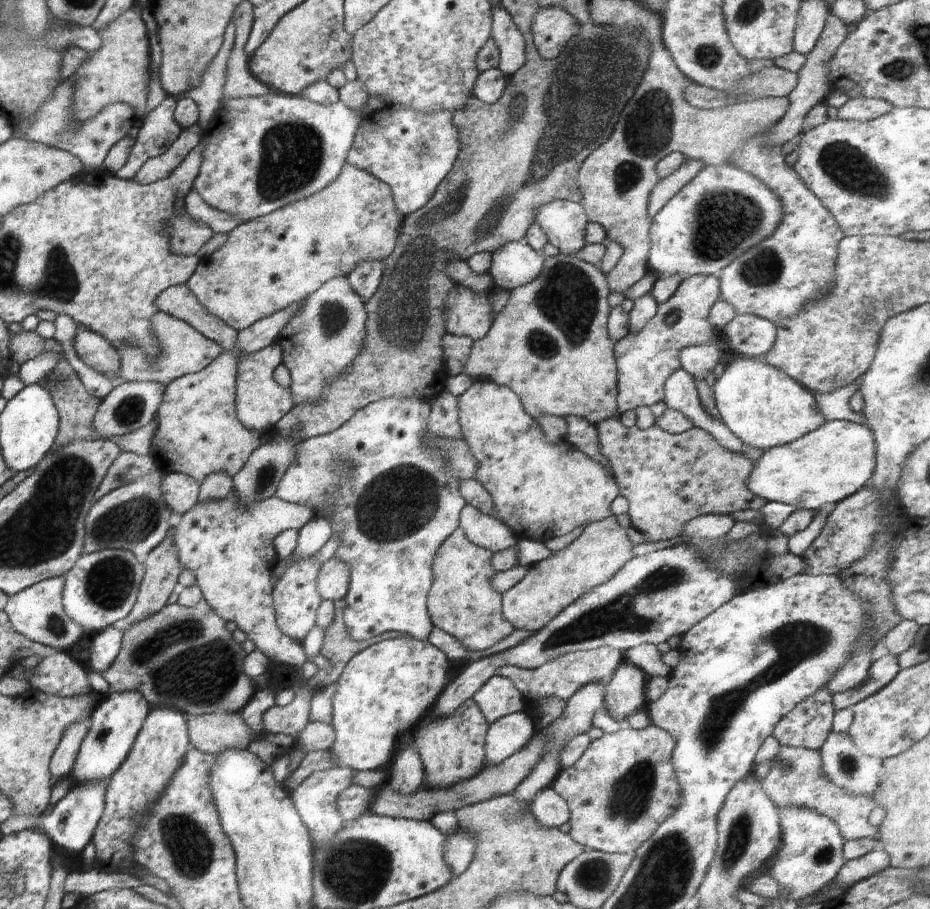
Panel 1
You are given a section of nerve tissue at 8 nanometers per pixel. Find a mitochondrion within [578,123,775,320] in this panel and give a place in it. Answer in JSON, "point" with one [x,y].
{"point":[725,218]}

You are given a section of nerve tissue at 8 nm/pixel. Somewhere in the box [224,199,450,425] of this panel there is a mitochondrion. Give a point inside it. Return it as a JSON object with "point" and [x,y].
{"point":[335,316]}

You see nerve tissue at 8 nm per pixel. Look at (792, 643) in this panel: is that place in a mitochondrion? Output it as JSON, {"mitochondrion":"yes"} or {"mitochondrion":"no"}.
{"mitochondrion":"yes"}

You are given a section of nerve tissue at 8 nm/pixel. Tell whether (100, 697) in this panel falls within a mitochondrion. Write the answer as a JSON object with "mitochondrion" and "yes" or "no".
{"mitochondrion":"no"}

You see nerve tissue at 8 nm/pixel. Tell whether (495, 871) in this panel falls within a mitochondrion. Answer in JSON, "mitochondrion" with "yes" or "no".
{"mitochondrion":"no"}

